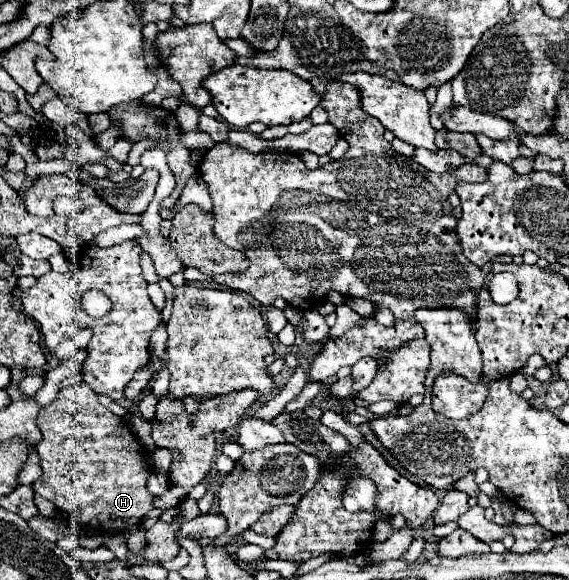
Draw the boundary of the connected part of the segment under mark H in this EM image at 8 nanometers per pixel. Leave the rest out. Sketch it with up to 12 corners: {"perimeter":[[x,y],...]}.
{"perimeter":[[86,382],[40,410],[36,494],[90,528],[154,508],[148,458]]}

